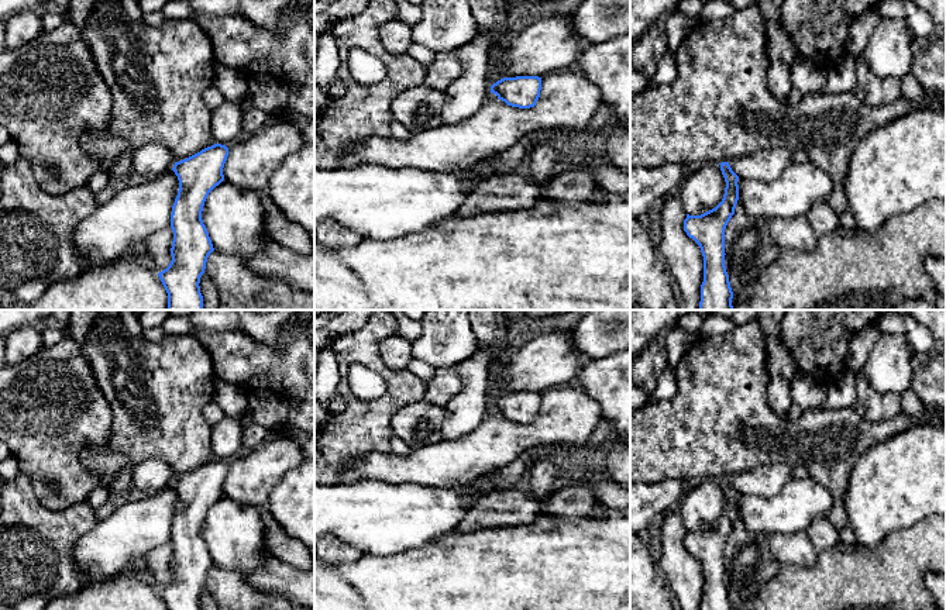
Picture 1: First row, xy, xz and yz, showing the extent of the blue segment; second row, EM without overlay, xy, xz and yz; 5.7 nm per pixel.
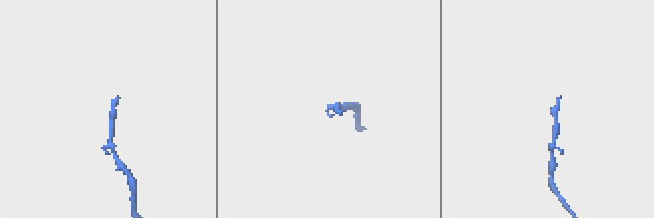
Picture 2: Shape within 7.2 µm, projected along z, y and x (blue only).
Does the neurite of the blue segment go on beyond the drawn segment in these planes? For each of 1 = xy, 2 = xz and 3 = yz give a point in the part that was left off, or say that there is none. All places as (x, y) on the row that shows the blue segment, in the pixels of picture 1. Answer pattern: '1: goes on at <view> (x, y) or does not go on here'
1: does not go on here
2: does not go on here
3: does not go on here

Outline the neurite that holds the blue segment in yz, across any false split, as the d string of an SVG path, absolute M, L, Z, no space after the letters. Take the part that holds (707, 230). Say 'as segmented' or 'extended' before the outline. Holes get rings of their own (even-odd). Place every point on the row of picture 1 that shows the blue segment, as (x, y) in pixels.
as segmented | M729 162L719 165L726 182L722 201L701 216L687 214L684 220L684 231L699 245L704 256L699 310L733 310L733 292L725 266L725 228L739 200L739 176Z

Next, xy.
as segmented | M214 144L175 162L179 190L172 206L172 261L158 273L166 293L168 310L203 310L200 278L214 251L202 211L209 193L224 180L228 148Z

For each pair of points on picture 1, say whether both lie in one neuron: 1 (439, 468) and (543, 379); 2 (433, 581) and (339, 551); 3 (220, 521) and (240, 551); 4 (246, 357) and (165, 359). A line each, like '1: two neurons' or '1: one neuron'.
1: two neurons
2: two neurons
3: one neuron
4: two neurons

